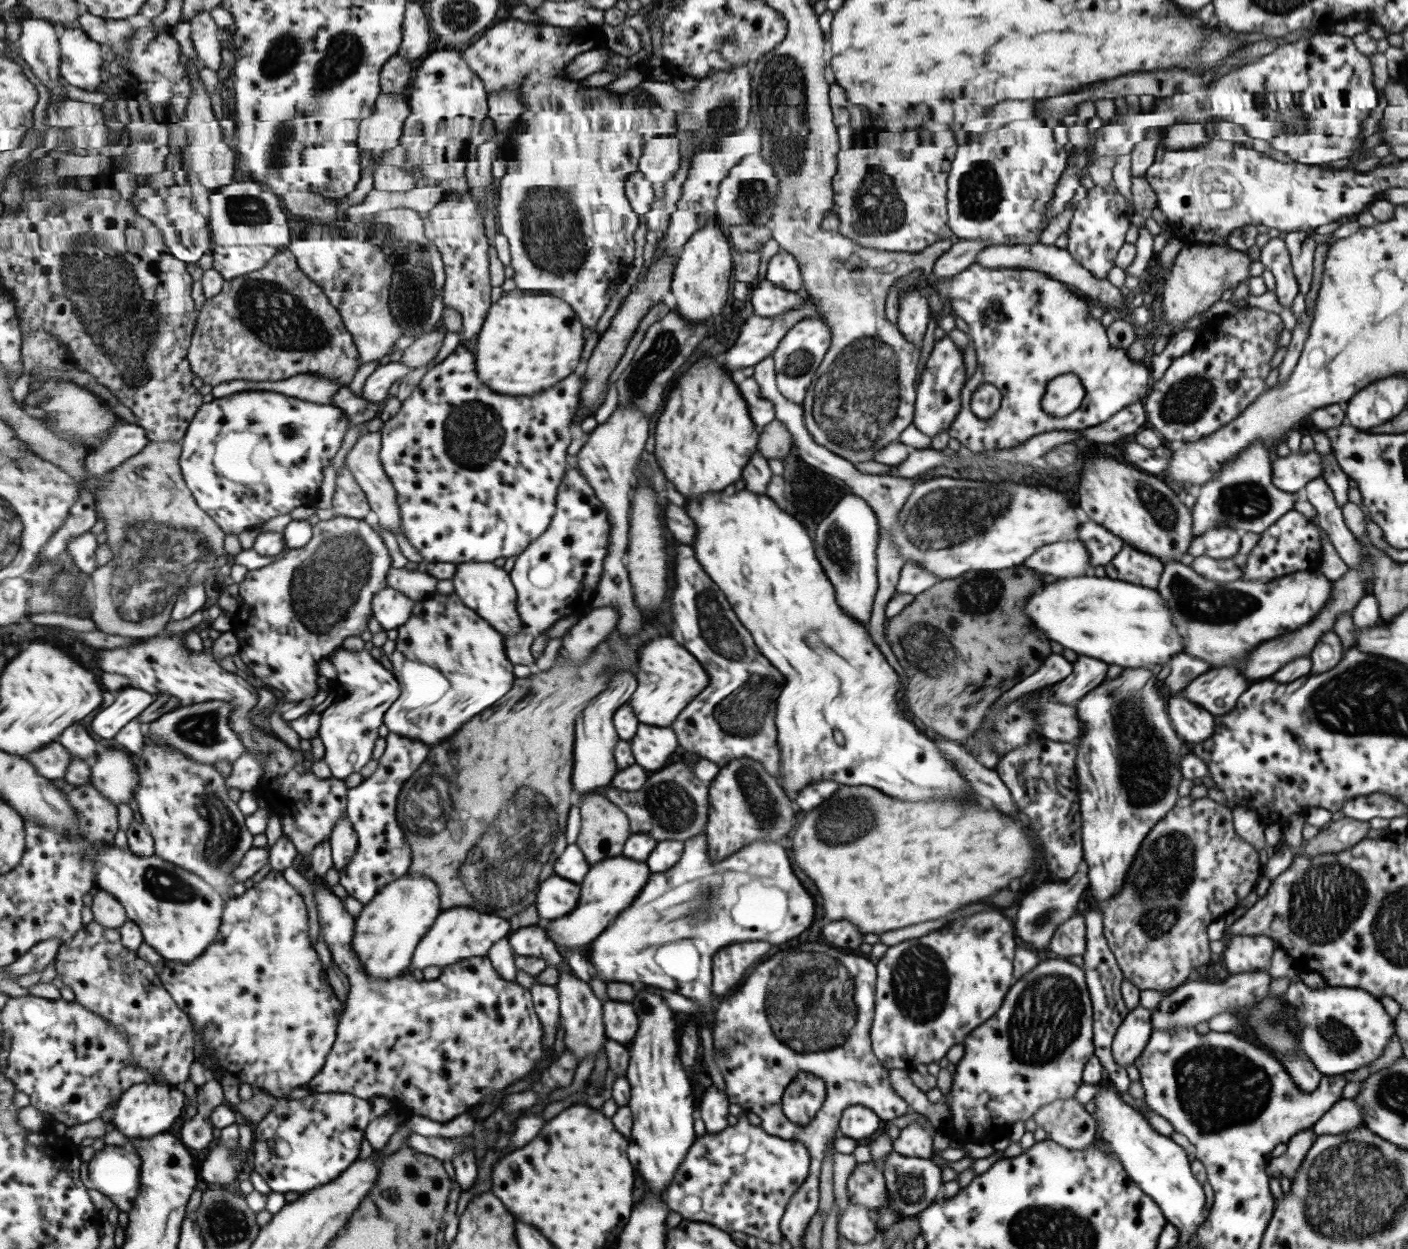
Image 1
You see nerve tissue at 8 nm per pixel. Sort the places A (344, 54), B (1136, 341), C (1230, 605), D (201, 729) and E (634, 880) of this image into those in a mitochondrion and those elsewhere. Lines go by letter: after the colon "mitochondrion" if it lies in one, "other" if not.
A: mitochondrion
B: other
C: mitochondrion
D: mitochondrion
E: other

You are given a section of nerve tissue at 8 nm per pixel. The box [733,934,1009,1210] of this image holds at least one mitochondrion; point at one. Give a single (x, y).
(829, 1011)

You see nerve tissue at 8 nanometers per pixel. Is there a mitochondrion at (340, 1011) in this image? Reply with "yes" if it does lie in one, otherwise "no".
no

